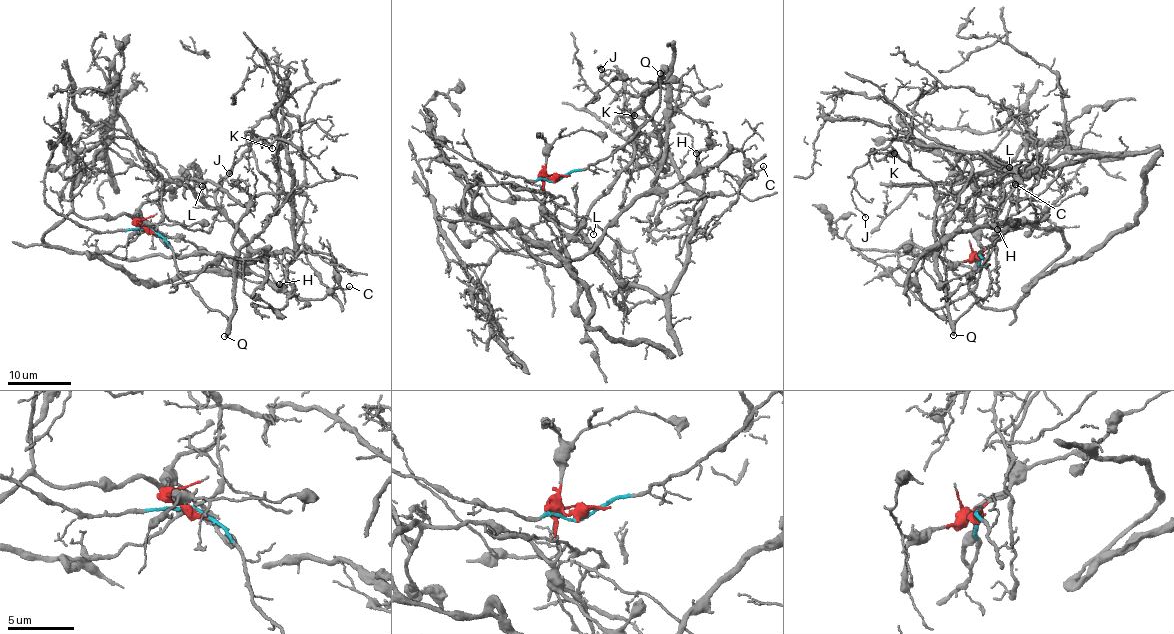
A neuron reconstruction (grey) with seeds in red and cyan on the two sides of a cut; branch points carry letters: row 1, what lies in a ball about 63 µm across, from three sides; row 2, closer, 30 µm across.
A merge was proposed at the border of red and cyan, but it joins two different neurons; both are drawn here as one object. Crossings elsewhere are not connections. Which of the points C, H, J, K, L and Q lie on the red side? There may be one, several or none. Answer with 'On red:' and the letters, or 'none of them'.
On red: C, H, L

